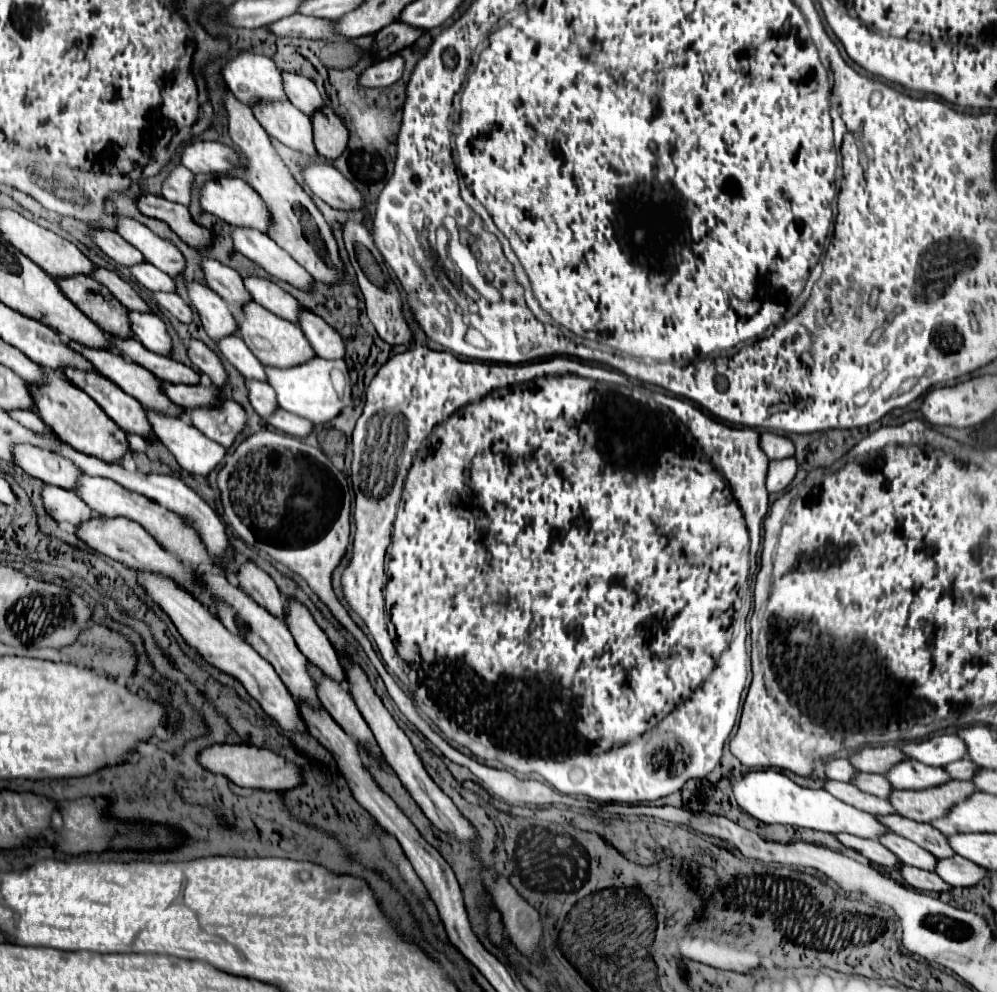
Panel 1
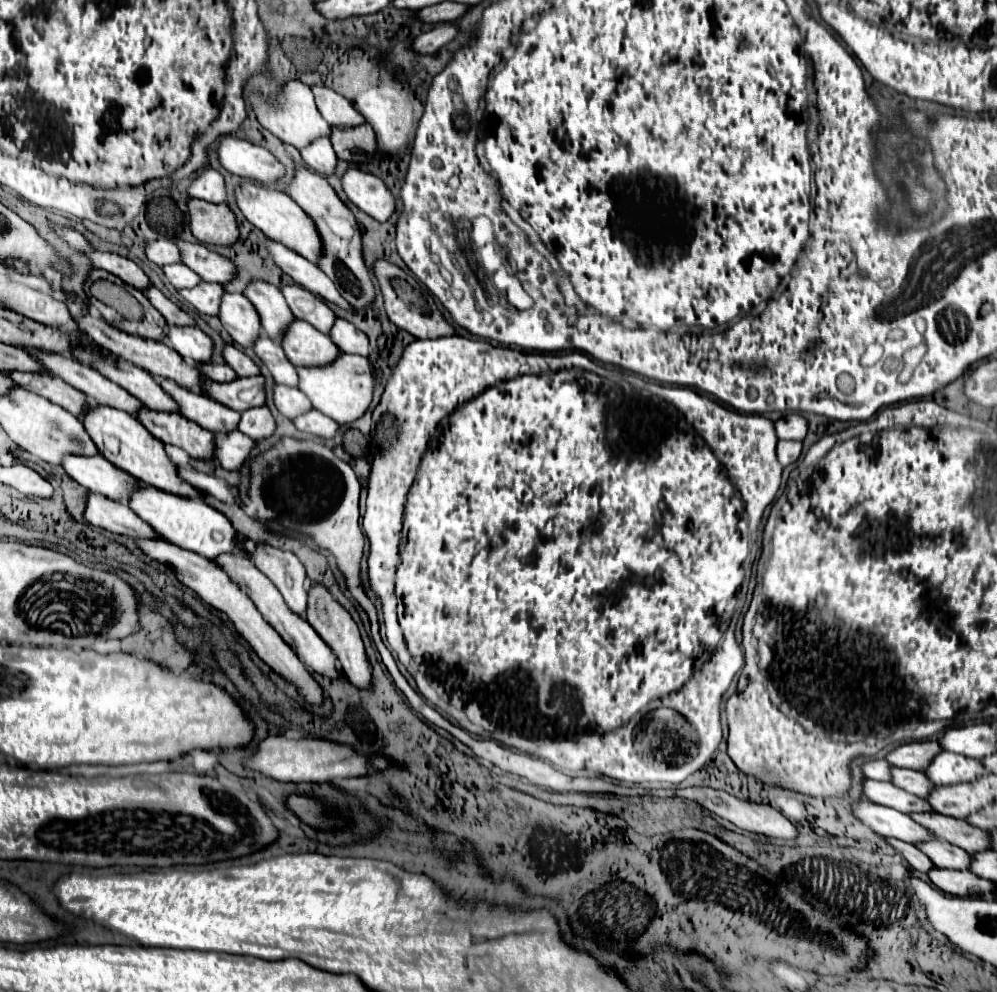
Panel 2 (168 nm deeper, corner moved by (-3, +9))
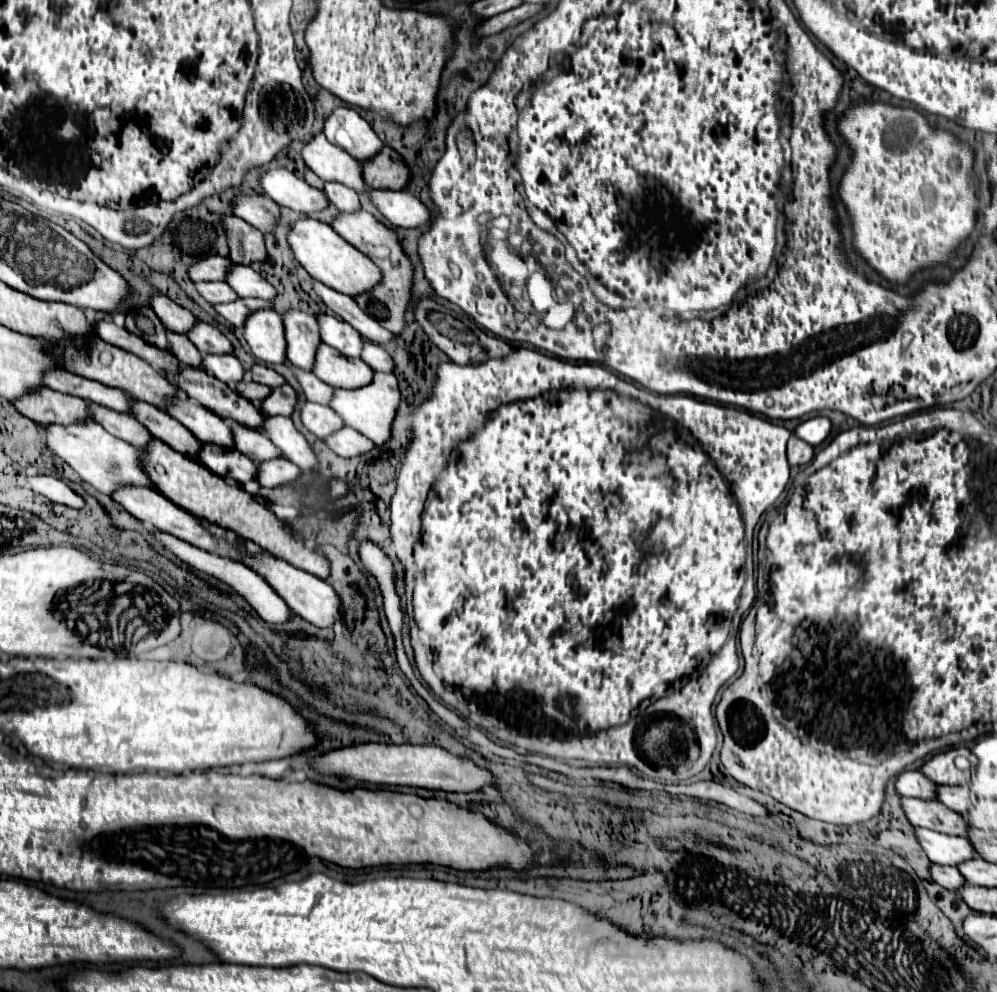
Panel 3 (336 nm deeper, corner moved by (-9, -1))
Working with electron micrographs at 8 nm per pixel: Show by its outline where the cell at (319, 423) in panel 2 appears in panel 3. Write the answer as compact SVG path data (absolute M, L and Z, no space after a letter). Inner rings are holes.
M343 427L343 431L337 431L335 435L331 435L331 439L325 439L325 443L341 457L359 457L377 449L371 439L351 427Z

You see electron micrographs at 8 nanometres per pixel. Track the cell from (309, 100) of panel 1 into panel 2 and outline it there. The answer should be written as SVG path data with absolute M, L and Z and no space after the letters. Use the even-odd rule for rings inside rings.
M313 85L311 91L315 95L315 103L317 103L317 109L319 109L321 117L329 125L343 127L343 125L365 123L365 119L351 107L351 103L345 97L341 97L339 93L335 93L333 89L329 89L325 85Z

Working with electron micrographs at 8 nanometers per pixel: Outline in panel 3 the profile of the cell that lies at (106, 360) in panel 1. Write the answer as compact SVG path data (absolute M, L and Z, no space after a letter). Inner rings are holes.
M231 423L231 429L233 429L233 439L235 439L235 449L243 451L243 455L253 459L255 463L285 457L281 453L281 449L275 447L273 441L267 435L263 435L261 431L243 427L239 423Z

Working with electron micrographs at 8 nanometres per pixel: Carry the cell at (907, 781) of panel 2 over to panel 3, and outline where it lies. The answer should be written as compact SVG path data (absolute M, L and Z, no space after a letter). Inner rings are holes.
M939 787L939 801L953 811L965 813L973 805L973 793L967 787Z

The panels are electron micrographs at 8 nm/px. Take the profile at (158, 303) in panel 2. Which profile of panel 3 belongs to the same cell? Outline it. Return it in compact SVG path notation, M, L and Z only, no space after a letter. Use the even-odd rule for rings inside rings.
M199 321L195 329L191 329L191 335L187 337L191 339L191 343L195 343L195 347L199 347L203 355L231 355L233 353L231 341L217 327L209 323Z

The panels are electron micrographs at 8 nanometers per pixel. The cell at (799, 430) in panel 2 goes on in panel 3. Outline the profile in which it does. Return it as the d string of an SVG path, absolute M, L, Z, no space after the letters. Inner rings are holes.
M813 417L805 423L801 423L795 429L795 435L799 435L803 441L811 443L811 445L819 445L821 441L825 441L825 437L831 431L831 419L827 417Z

